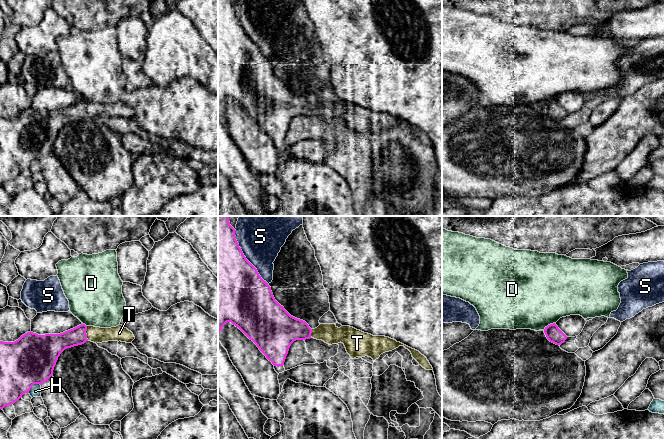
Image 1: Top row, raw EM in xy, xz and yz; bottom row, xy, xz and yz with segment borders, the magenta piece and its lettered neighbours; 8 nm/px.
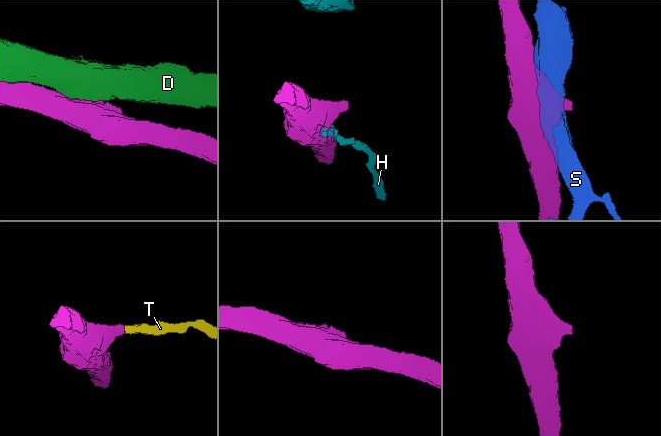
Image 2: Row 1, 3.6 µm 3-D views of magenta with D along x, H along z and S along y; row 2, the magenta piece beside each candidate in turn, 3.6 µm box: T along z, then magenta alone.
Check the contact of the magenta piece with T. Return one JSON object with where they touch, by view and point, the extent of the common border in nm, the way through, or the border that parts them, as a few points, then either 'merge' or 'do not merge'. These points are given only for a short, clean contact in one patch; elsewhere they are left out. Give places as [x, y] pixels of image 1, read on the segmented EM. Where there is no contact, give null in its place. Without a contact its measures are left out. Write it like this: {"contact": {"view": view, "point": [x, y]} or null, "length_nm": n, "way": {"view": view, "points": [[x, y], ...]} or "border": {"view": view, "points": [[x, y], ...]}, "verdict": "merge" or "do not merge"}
{"contact": {"view": "xy", "point": [85, 333]}, "length_nm": 120, "way": {"view": "xy", "points": [[56, 343], [85, 333], [94, 334]]}, "verdict": "merge"}

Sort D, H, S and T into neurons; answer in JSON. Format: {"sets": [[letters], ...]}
{"sets": [["D"], ["H"], ["S"], ["T"]]}

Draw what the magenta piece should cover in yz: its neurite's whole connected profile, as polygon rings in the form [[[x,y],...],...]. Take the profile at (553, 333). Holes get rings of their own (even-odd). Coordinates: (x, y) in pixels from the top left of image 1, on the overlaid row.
[[[555,323],[545,327],[544,333],[547,339],[556,345],[561,345],[567,339],[567,336],[558,328]]]

